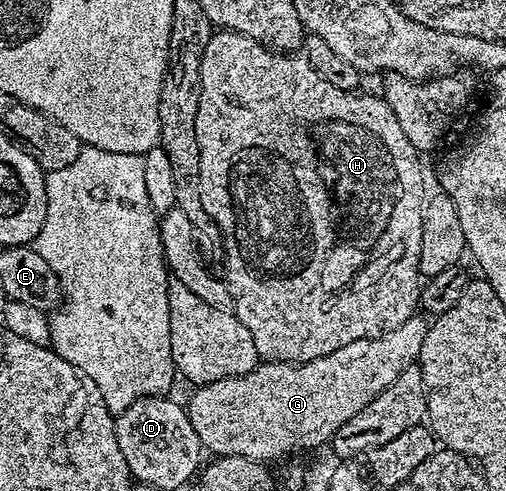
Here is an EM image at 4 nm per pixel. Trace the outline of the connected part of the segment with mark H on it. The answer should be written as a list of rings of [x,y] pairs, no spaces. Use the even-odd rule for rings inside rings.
[[[215,30],[214,36],[208,41],[204,49],[202,58],[202,68],[200,69],[200,109],[196,113],[196,141],[200,145],[200,205],[204,205],[204,213],[213,221],[217,234],[222,234],[222,247],[226,250],[226,275],[224,282],[230,291],[230,296],[234,302],[232,308],[234,316],[252,333],[252,341],[256,345],[256,353],[259,360],[271,363],[308,363],[313,359],[324,357],[328,353],[336,353],[336,349],[344,349],[344,345],[352,345],[352,341],[361,339],[378,339],[382,335],[388,334],[392,329],[400,329],[408,317],[412,317],[420,307],[420,237],[422,236],[422,226],[424,217],[422,208],[428,202],[426,187],[422,184],[422,163],[420,152],[408,141],[408,133],[400,127],[400,121],[396,113],[386,104],[385,98],[374,95],[353,95],[350,91],[345,91],[342,87],[337,87],[330,79],[325,79],[312,64],[298,53],[283,53],[273,51],[271,47],[266,47],[260,41],[252,41],[252,37],[244,37],[235,31]]]

